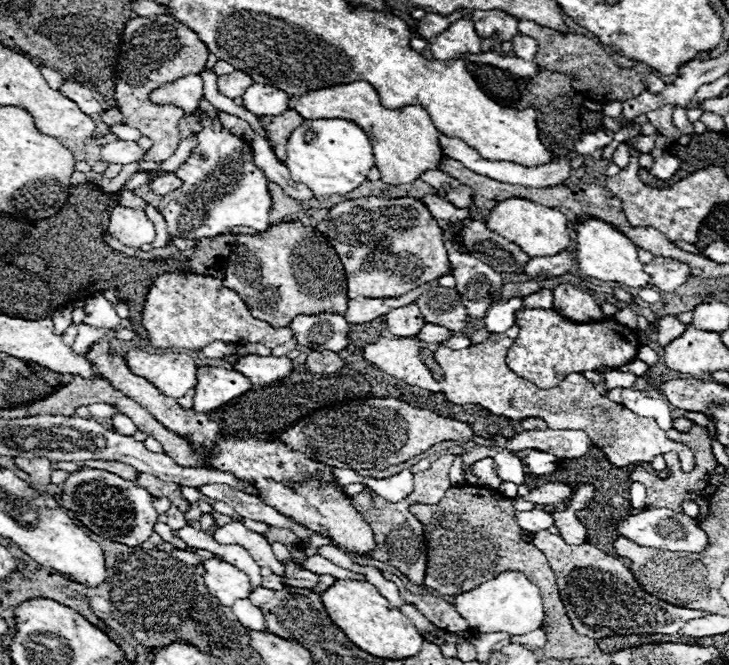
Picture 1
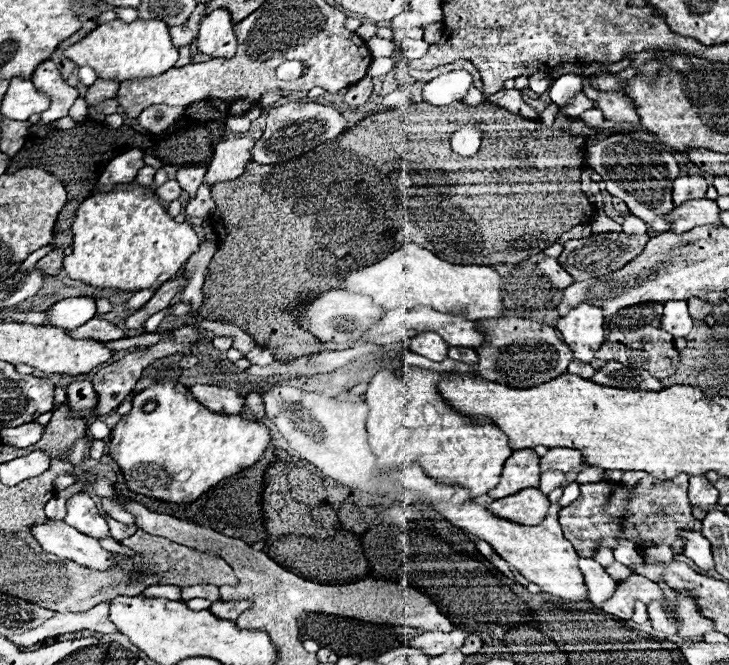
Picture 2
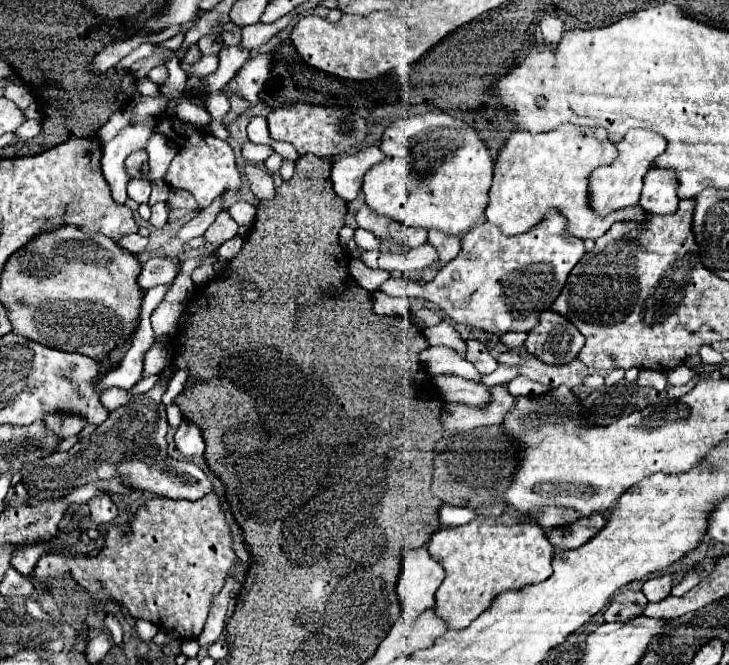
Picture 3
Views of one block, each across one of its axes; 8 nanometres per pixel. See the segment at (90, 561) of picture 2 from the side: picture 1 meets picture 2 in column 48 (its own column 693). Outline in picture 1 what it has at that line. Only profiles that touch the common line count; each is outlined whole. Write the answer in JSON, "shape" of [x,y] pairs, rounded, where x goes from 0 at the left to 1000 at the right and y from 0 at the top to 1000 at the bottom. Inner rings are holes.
{"shape":[[[886,764],[878,773],[861,776],[859,782],[848,785],[848,803],[878,821],[894,821],[916,830],[963,830],[971,821],[971,806],[955,782],[916,764]]]}

